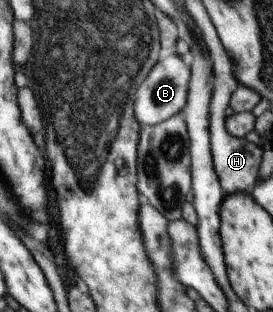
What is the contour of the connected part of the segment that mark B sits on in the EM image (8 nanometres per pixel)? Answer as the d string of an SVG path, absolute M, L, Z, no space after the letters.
M177 53L169 54L155 63L151 72L145 76L143 88L139 88L139 96L135 96L135 114L140 126L150 127L153 124L159 124L170 116L177 114L186 104L187 90L190 82L190 67Z

